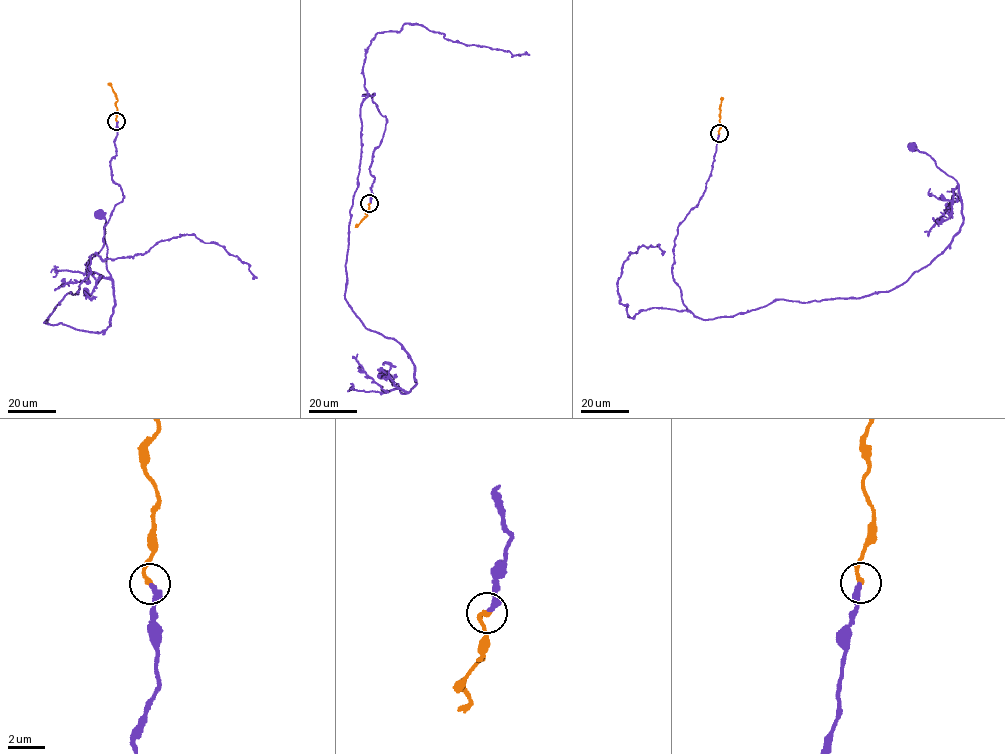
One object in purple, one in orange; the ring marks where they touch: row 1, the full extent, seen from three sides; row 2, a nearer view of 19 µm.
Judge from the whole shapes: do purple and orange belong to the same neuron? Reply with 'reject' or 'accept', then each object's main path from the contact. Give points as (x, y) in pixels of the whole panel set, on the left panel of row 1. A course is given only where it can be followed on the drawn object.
accept | purple via (116, 121), (112, 180), (124, 198), (77, 294), (44, 323), (97, 333), (110, 324), (114, 297), (98, 214) | orange via (116, 121), (117, 97), (107, 84)

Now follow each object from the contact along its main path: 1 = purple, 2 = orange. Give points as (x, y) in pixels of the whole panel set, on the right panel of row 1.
1: (719, 134), (672, 265), (704, 319), (889, 291), (930, 263), (962, 200), (912, 147)
2: (719, 134), (723, 98)

